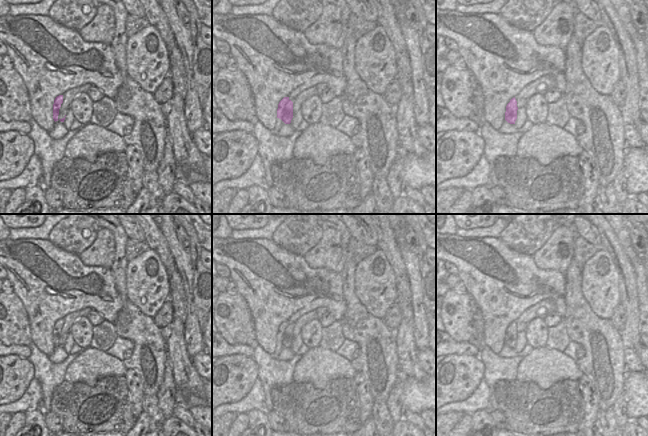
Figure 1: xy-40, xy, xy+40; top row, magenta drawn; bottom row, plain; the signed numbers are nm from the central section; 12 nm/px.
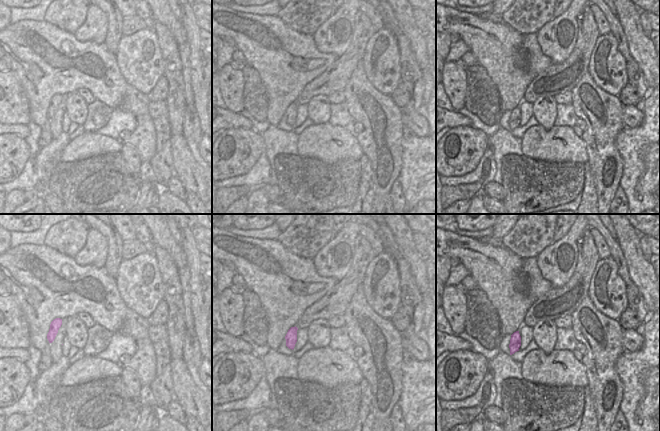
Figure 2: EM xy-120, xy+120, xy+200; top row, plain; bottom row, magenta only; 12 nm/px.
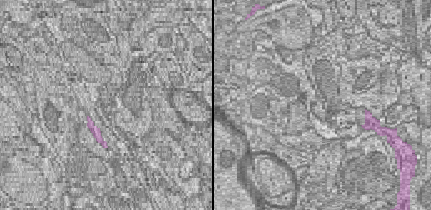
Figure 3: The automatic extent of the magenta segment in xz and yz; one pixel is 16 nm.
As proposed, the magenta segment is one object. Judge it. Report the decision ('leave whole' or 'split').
leave whole

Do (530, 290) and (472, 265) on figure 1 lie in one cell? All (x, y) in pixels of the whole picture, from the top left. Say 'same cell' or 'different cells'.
same cell

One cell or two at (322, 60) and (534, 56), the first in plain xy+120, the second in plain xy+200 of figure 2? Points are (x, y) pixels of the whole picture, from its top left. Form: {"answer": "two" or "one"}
{"answer": "one"}

